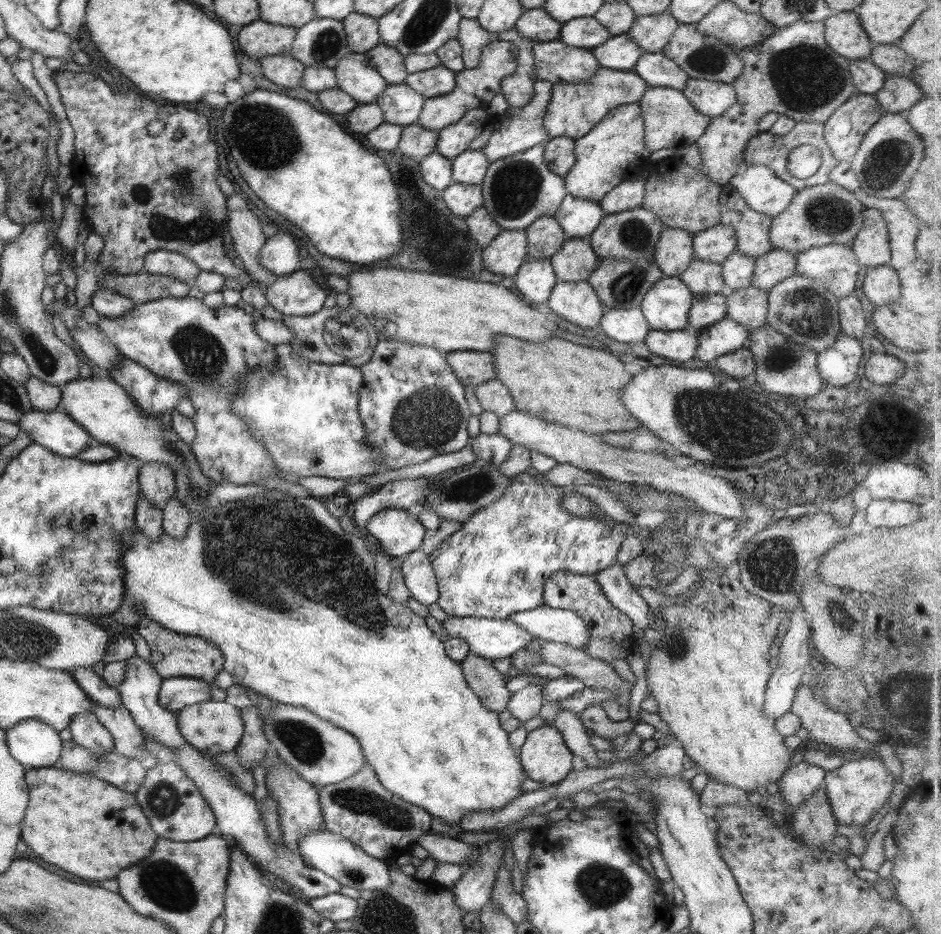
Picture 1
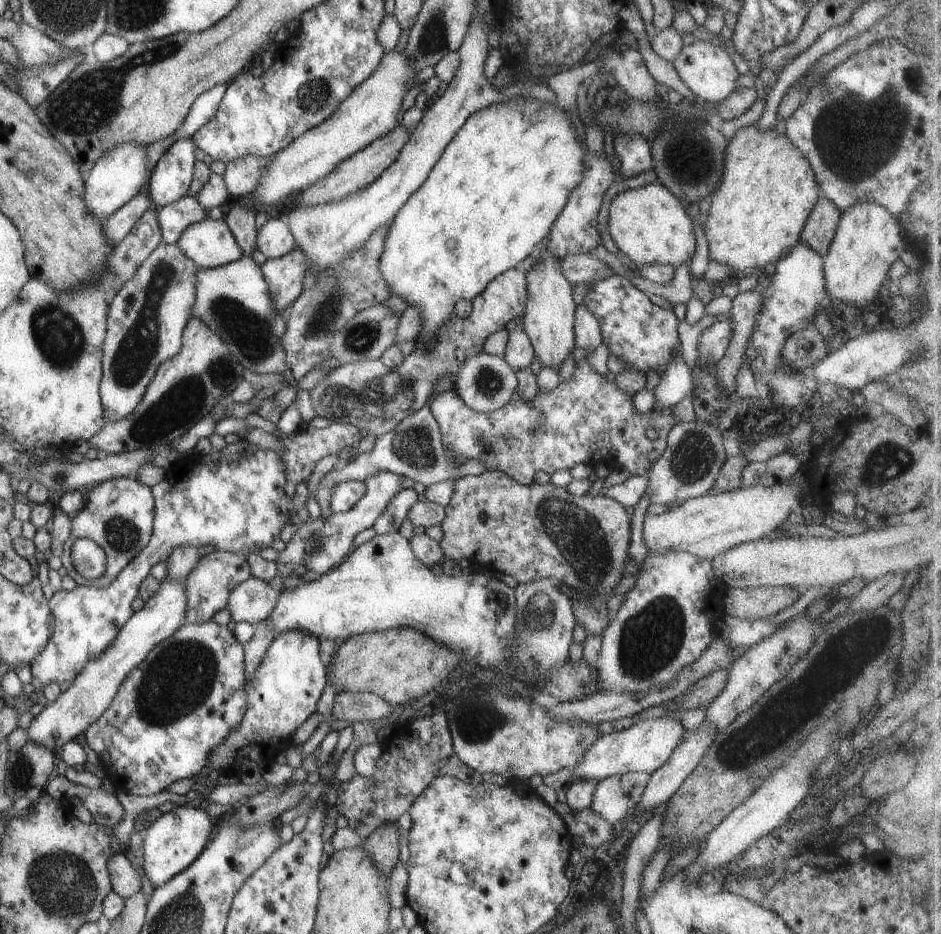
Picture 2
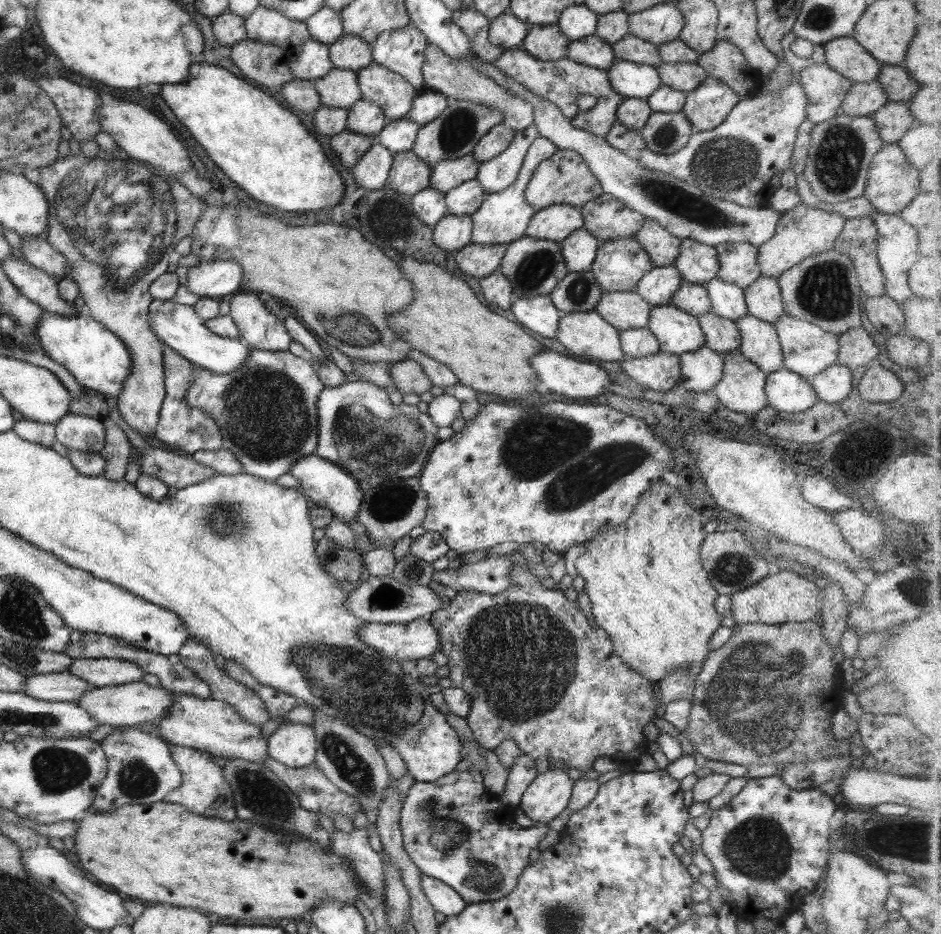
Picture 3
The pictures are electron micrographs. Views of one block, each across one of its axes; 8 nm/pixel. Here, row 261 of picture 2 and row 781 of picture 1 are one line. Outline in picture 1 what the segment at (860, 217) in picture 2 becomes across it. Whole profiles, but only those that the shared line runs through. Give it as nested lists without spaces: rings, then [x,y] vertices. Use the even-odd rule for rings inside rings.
[[[879,758],[844,761],[841,766],[825,771],[822,786],[835,822],[841,825],[865,826],[885,804],[885,800],[893,790],[893,780],[895,779],[896,777],[885,769],[885,765]]]

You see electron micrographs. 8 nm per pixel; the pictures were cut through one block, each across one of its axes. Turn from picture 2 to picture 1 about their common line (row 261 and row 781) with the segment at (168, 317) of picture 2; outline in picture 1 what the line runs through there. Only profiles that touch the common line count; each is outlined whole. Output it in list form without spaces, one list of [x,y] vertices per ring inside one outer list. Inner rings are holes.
[[[173,760],[156,763],[145,770],[143,784],[135,790],[134,797],[158,839],[177,843],[192,842],[202,840],[216,831],[215,817],[211,808],[207,806],[195,784]]]

